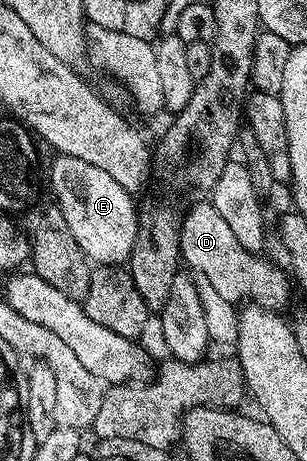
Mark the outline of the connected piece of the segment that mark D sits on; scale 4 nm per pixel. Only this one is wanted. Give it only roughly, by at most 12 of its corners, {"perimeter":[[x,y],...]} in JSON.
{"perimeter":[[205,199],[181,218],[181,261],[223,299],[284,310],[290,274],[244,249]]}

